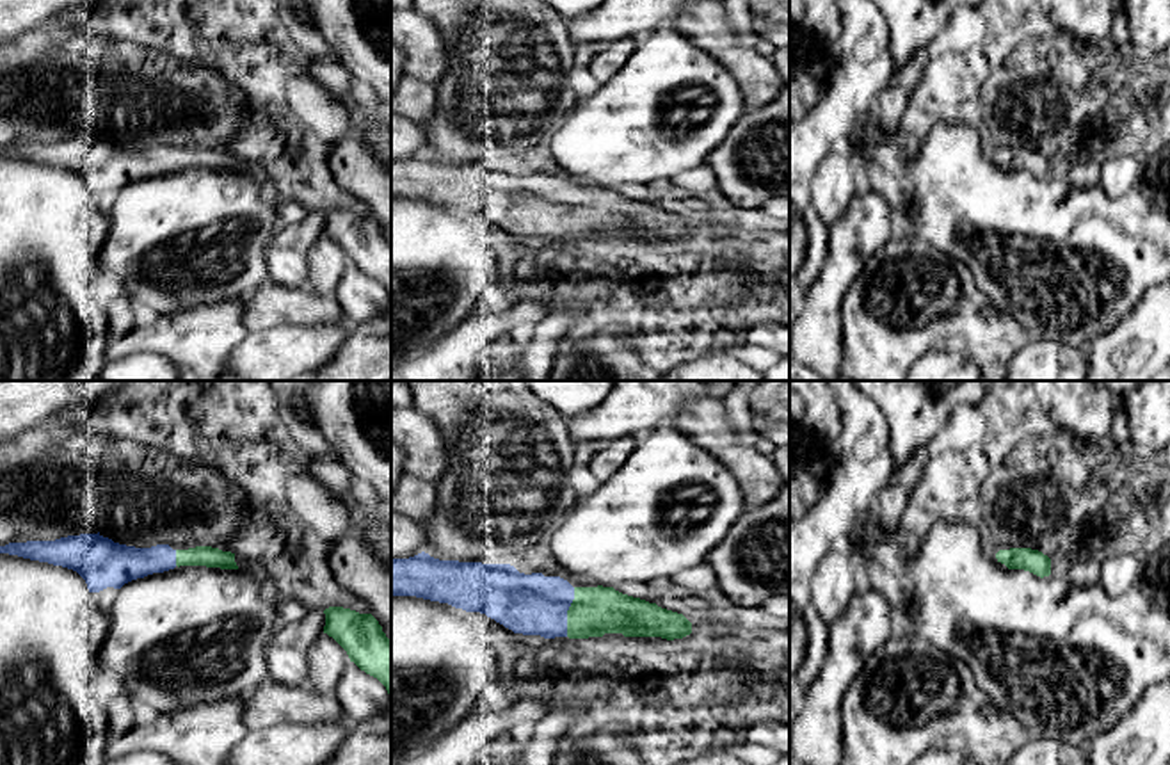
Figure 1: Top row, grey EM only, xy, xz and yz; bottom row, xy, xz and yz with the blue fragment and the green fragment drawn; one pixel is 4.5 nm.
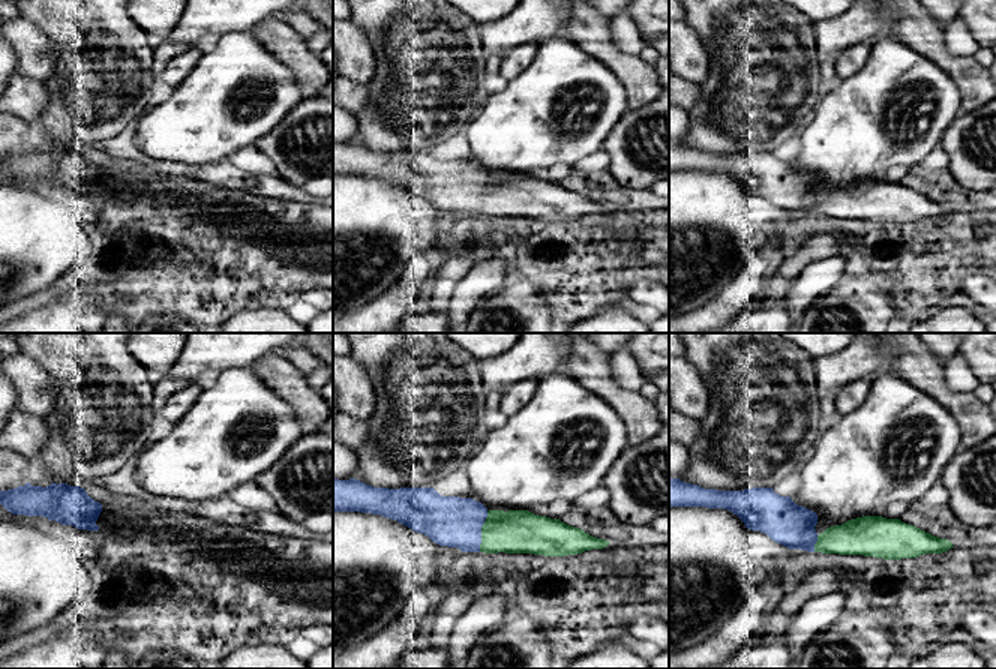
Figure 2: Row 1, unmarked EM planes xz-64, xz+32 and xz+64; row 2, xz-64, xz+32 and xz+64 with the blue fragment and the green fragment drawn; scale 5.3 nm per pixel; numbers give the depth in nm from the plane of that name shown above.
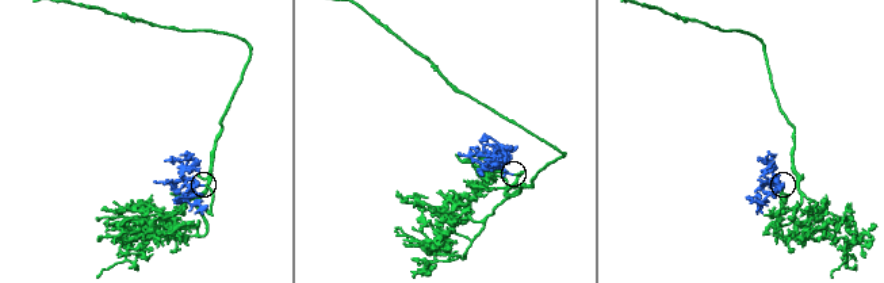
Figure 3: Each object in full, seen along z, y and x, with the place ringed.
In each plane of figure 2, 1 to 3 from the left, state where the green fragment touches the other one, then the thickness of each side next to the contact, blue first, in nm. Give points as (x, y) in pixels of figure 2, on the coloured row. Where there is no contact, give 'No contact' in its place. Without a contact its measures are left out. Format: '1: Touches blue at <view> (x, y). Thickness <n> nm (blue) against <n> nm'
1: No contact
2: Touches blue at xz+32 (480, 531). Thickness 280 nm (blue) against 240 nm
3: Touches blue at xz+64 (815, 543). Thickness 240 nm (blue) against 200 nm

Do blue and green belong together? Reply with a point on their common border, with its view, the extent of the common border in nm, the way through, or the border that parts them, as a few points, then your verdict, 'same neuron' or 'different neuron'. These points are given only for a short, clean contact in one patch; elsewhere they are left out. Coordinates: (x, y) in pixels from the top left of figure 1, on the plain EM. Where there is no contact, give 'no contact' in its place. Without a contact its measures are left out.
xz (566, 214) | 220 nm | across xz (534, 205), (566, 214), (596, 212) | same neuron

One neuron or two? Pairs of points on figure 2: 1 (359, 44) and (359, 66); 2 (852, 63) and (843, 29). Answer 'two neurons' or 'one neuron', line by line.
1: one neuron
2: two neurons

